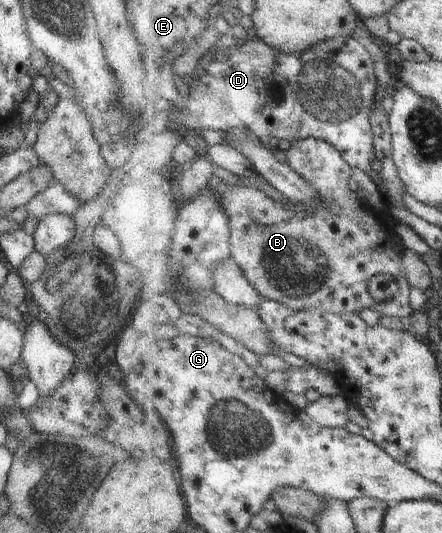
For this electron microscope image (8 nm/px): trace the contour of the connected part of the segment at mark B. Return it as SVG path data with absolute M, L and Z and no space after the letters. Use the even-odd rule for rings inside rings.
M309 137L291 143L286 154L286 162L313 187L320 195L316 205L296 203L289 198L286 203L273 200L263 190L228 185L217 176L210 178L211 187L224 204L231 223L231 257L244 270L245 276L258 290L263 298L288 306L296 311L317 310L337 314L358 315L370 308L385 316L411 316L413 308L409 304L411 283L403 270L402 256L405 249L394 249L391 230L378 219L377 212L362 199L360 192L349 188L347 180L351 180L351 165L331 143ZM378 274L390 274L399 283L400 291L395 298L387 302L377 302L371 296L368 284Z

